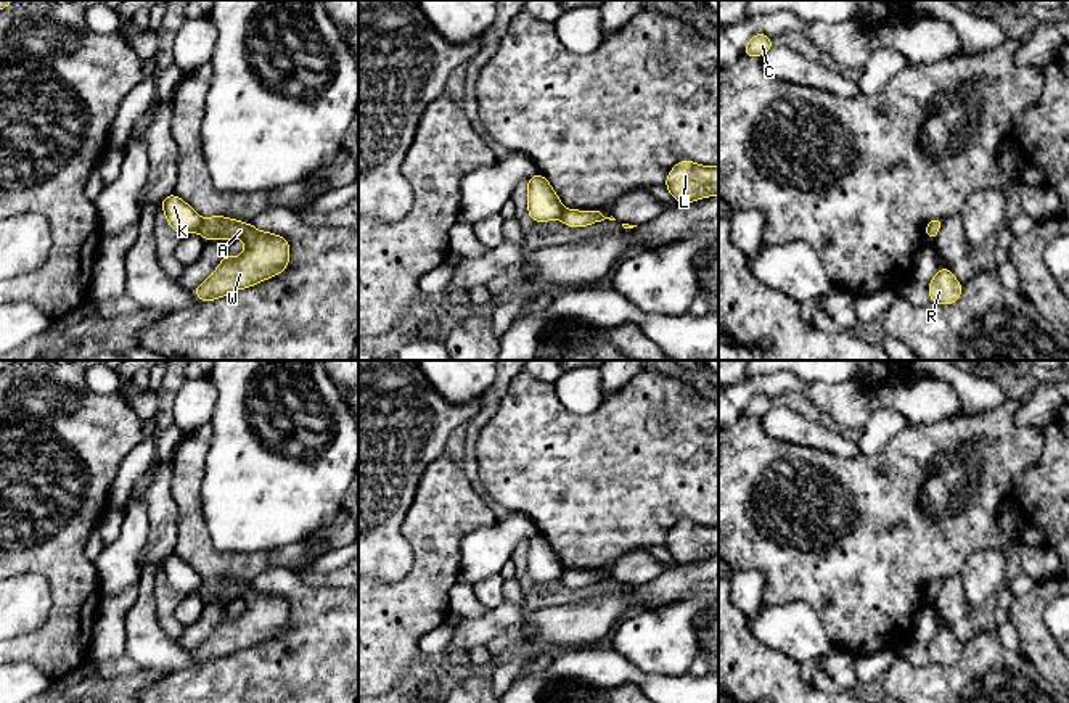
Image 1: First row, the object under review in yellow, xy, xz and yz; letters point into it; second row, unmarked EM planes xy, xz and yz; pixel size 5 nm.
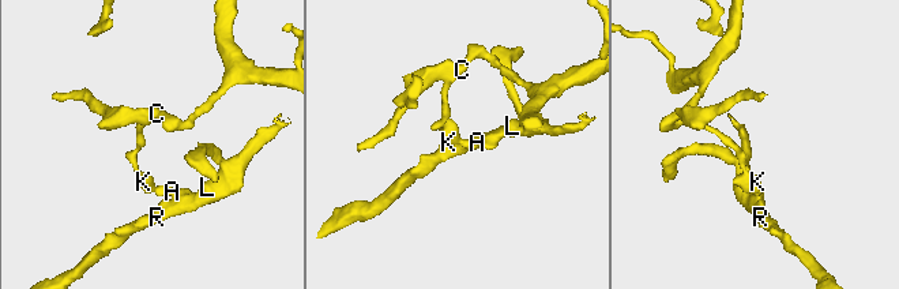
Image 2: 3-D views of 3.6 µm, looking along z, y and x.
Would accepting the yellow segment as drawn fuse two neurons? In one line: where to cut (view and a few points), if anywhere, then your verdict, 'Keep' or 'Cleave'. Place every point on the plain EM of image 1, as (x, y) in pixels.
Split along xy (203, 579), (196, 591). Cleave

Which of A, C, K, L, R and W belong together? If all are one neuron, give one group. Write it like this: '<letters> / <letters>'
A L R W / C K

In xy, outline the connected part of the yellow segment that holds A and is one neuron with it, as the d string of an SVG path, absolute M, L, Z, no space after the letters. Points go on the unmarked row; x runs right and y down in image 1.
M225 576L203 579L199 590L203 600L236 600L246 603L241 616L223 615L217 629L196 648L195 656L201 663L215 661L236 650L256 647L278 634L289 624L289 602L283 595L257 590L251 582L241 582Z

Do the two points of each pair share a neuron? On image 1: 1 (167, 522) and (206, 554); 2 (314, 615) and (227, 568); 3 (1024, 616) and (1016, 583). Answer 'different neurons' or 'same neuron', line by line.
1: different neurons
2: different neurons
3: different neurons

